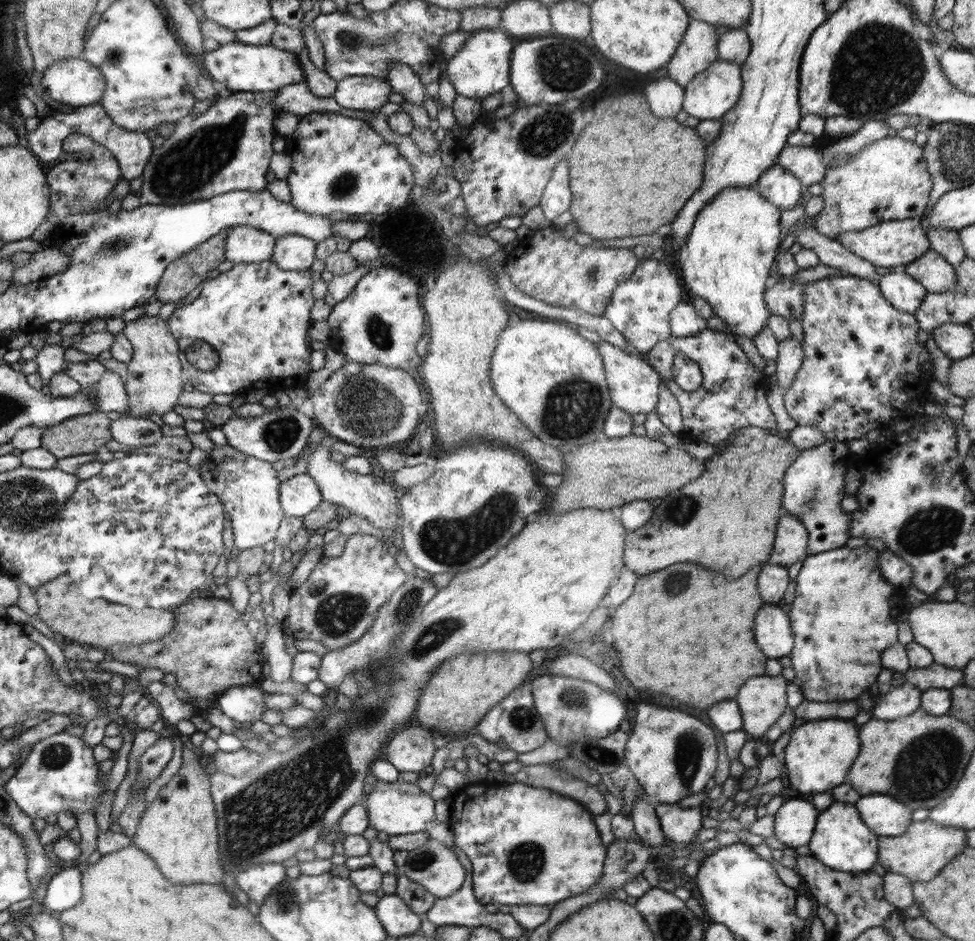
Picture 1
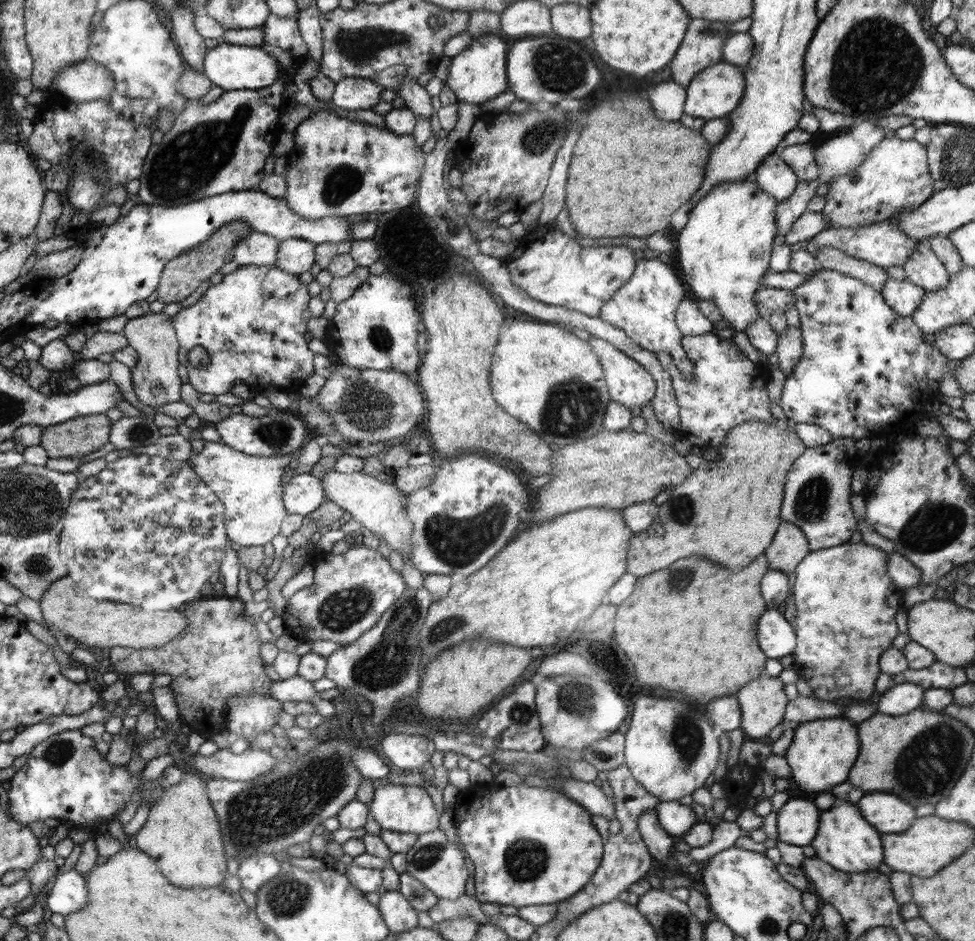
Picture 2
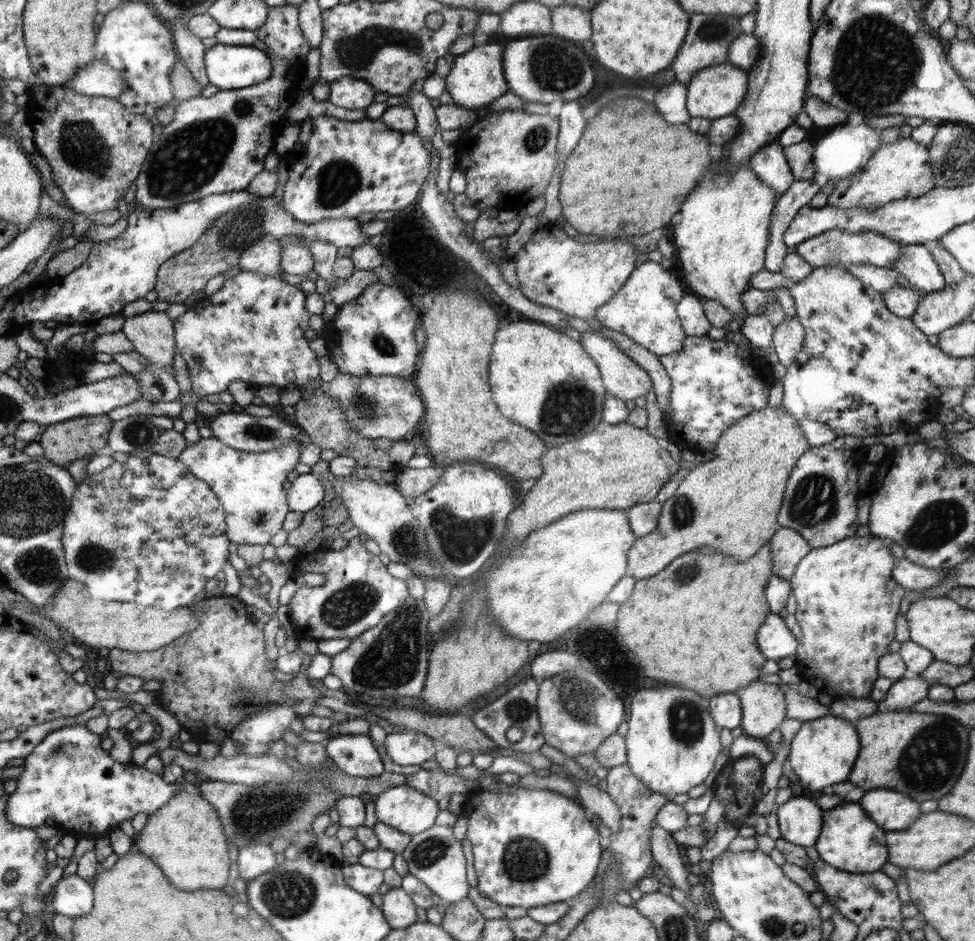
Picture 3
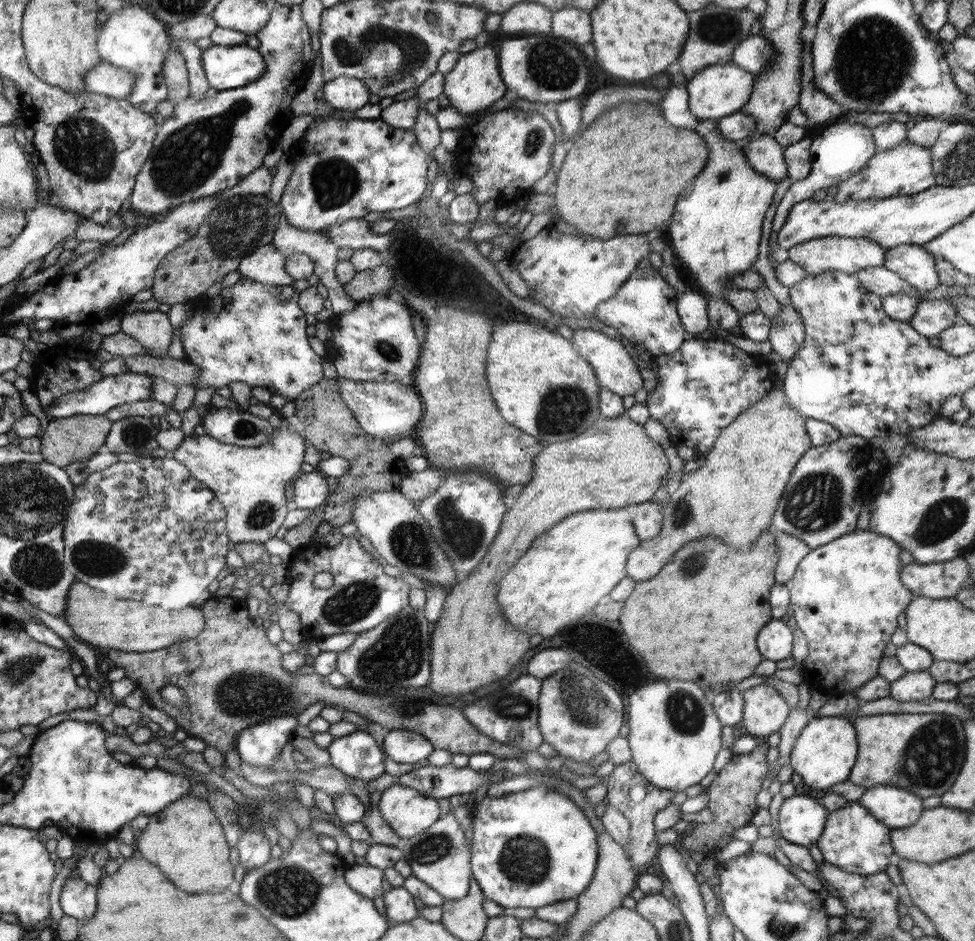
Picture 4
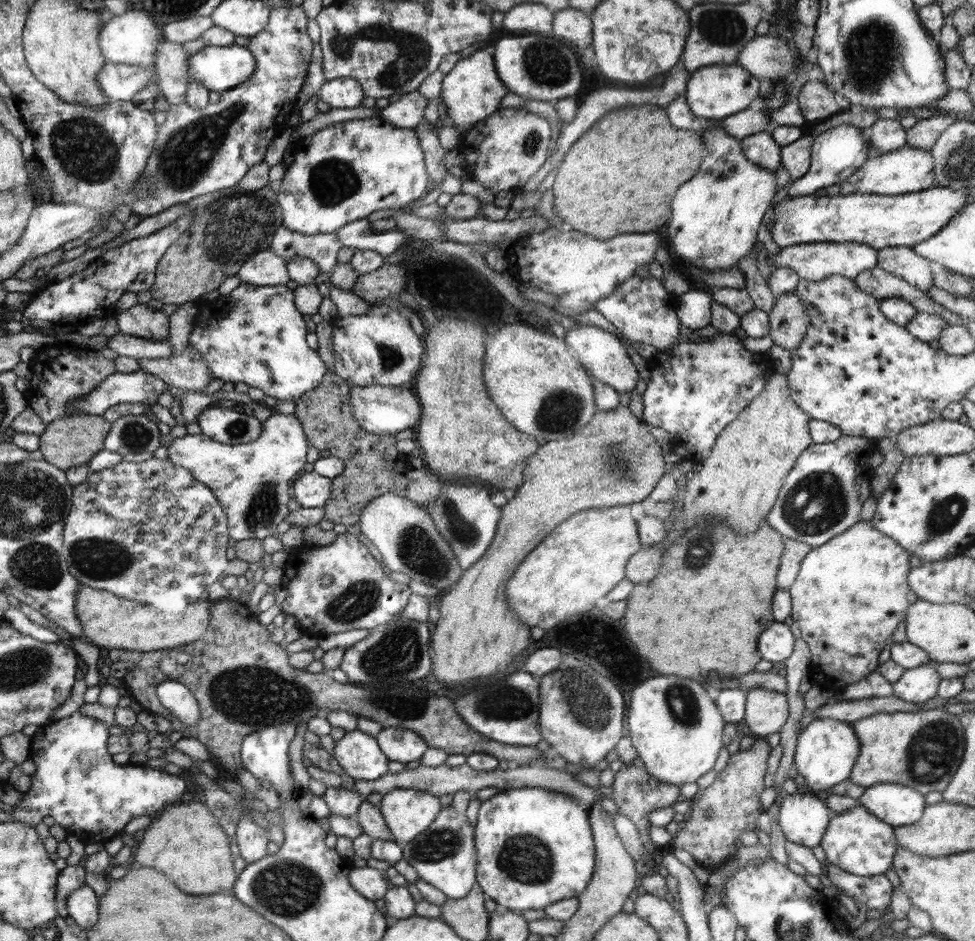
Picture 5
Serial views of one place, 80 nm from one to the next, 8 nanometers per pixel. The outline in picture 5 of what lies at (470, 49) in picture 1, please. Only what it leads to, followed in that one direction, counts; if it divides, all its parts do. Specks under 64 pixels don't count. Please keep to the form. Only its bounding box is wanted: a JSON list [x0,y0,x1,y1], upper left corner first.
[442,48,508,137]

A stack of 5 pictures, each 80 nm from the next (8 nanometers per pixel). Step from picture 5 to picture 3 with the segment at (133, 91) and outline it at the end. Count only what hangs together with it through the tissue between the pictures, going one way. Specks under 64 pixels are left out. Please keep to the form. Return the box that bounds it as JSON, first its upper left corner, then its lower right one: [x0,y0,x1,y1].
[64,60,127,99]

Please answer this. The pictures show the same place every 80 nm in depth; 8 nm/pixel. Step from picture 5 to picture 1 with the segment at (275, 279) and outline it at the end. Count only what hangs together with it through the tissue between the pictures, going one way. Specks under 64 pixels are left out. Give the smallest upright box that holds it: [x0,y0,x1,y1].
[225,226,276,264]

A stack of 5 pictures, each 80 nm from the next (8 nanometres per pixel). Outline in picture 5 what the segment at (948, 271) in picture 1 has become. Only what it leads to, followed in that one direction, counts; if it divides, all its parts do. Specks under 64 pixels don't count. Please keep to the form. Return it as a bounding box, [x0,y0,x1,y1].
[877,247,934,292]

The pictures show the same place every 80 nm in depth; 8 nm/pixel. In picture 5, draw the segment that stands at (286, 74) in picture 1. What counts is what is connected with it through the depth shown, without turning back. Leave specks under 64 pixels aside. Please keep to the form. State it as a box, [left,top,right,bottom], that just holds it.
[187,46,257,93]

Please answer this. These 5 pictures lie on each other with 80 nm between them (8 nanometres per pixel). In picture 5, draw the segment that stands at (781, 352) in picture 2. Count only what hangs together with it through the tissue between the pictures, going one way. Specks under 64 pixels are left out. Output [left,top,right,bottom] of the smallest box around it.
[769,292,810,352]

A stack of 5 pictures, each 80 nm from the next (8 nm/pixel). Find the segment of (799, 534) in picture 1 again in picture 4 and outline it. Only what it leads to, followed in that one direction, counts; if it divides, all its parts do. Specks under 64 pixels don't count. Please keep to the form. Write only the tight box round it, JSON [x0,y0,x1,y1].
[774,532,811,585]

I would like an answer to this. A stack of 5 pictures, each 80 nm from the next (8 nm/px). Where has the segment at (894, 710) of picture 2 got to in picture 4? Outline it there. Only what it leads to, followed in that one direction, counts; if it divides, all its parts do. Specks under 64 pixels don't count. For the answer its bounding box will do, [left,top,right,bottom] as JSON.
[890,671,936,702]

